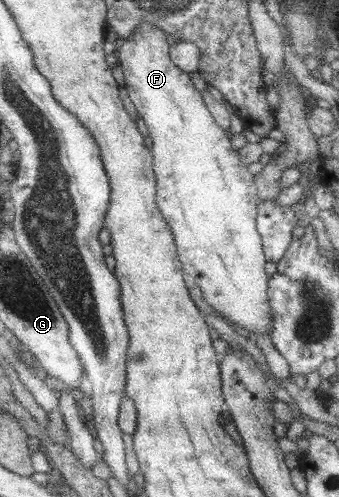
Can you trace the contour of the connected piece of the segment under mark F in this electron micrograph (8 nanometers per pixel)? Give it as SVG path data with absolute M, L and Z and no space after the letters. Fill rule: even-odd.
M150 22L140 24L134 35L120 39L115 51L118 64L124 70L129 97L153 139L152 150L158 177L157 202L172 226L184 272L195 279L208 305L246 329L253 340L254 331L271 333L275 315L271 295L268 294L271 284L271 279L266 277L268 257L257 227L260 201L254 173L248 171L239 149L232 145L230 133L215 120L203 92L198 91L192 77L172 61L173 39L160 28Z

